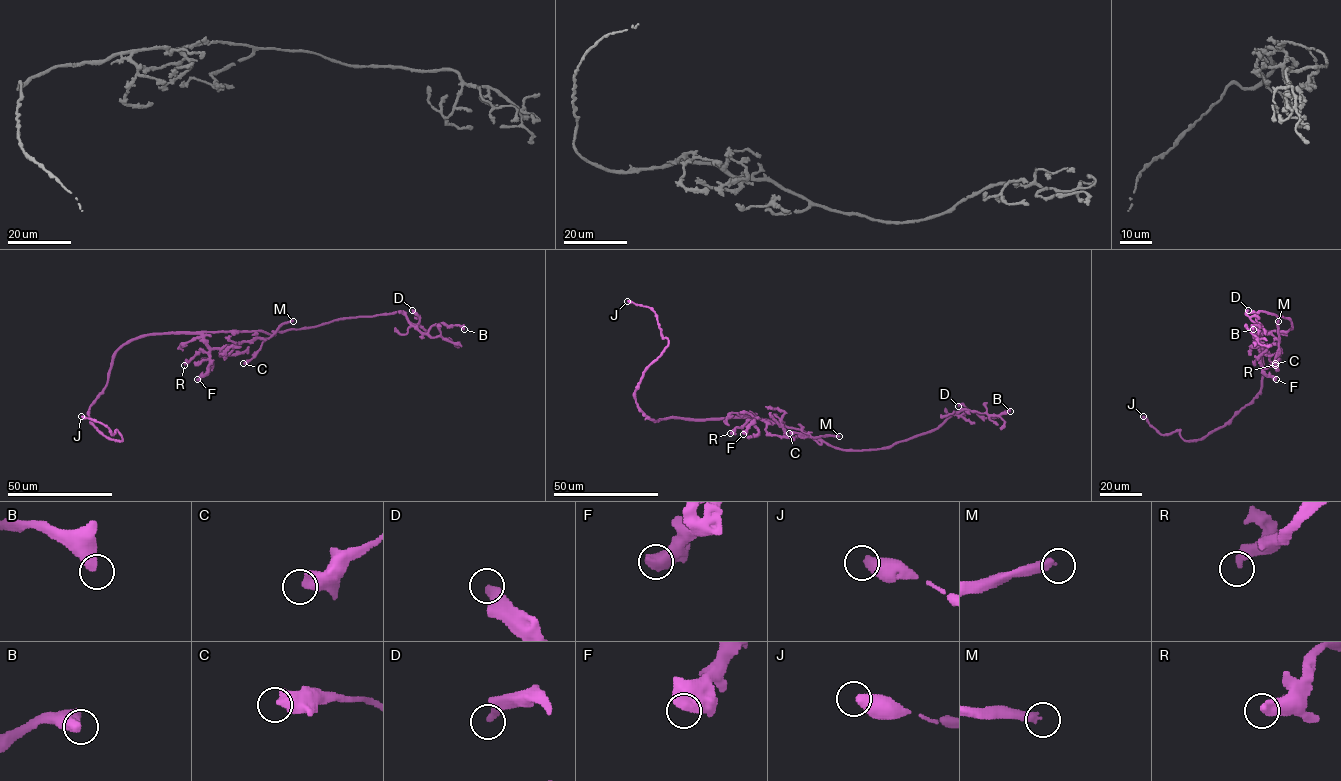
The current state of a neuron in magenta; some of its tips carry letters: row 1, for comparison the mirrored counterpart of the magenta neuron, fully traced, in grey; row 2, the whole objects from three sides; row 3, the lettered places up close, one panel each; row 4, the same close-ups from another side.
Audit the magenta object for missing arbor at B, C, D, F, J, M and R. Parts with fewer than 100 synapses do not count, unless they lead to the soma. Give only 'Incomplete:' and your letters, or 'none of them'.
Incomplete: M

